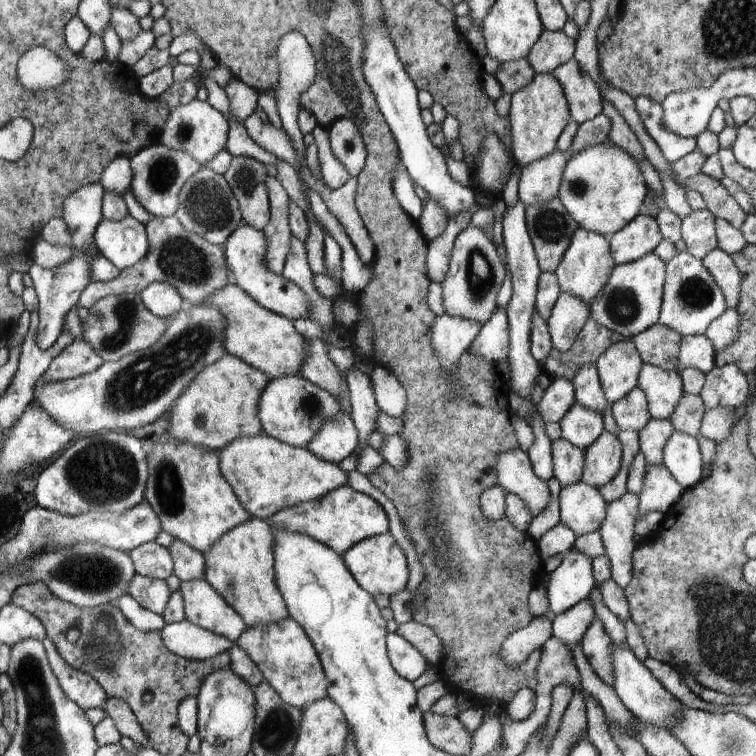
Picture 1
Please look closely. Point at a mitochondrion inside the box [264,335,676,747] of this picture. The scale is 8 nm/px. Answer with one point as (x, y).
(438, 535)

